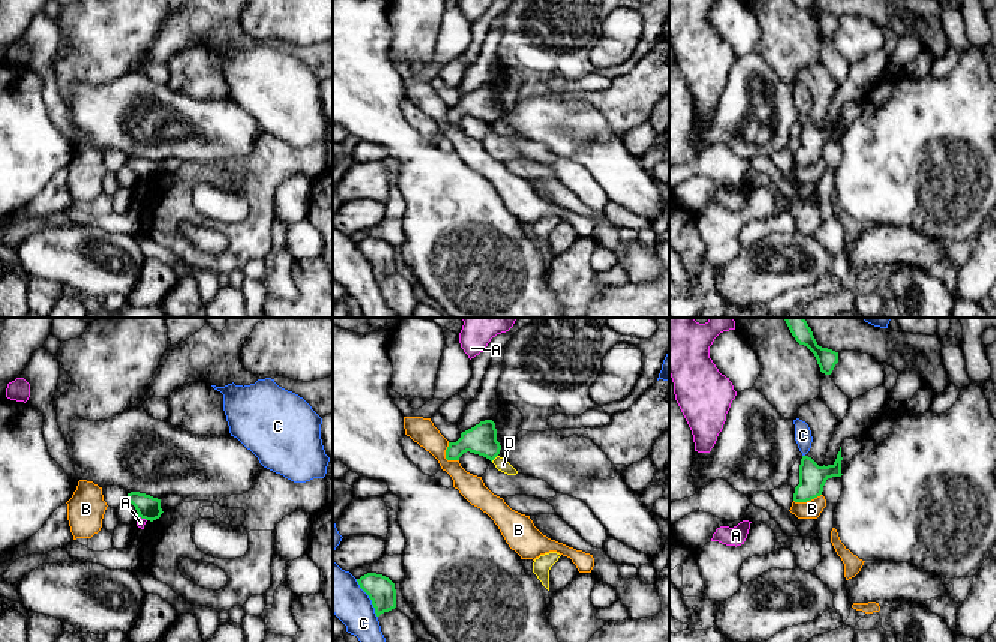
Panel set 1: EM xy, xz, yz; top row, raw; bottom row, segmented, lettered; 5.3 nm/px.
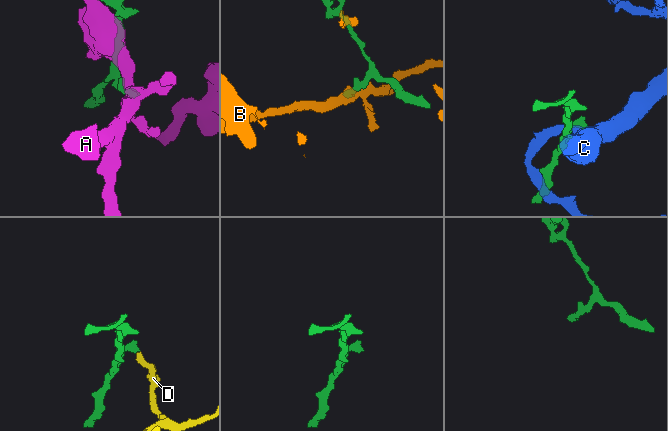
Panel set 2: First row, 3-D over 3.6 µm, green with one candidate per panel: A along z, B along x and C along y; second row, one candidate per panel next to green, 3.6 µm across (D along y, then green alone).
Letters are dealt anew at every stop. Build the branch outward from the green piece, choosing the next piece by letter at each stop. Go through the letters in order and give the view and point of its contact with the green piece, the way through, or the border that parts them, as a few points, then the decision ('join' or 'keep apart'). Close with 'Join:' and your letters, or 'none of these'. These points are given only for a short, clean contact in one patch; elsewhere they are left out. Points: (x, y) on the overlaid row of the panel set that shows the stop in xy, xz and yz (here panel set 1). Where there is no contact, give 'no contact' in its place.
A: contact xy (143, 518); border xy (138, 516), (146, 521); keep apart
B: contact xz (446, 456); border xz (447, 443), (446, 458), (458, 461); keep apart
C: contact xz (369, 597); border xz (356, 579), (371, 600), (377, 617); keep apart
D: contact xz (494, 458); border xz (497, 455), (491, 461); keep apart
Join: none of these

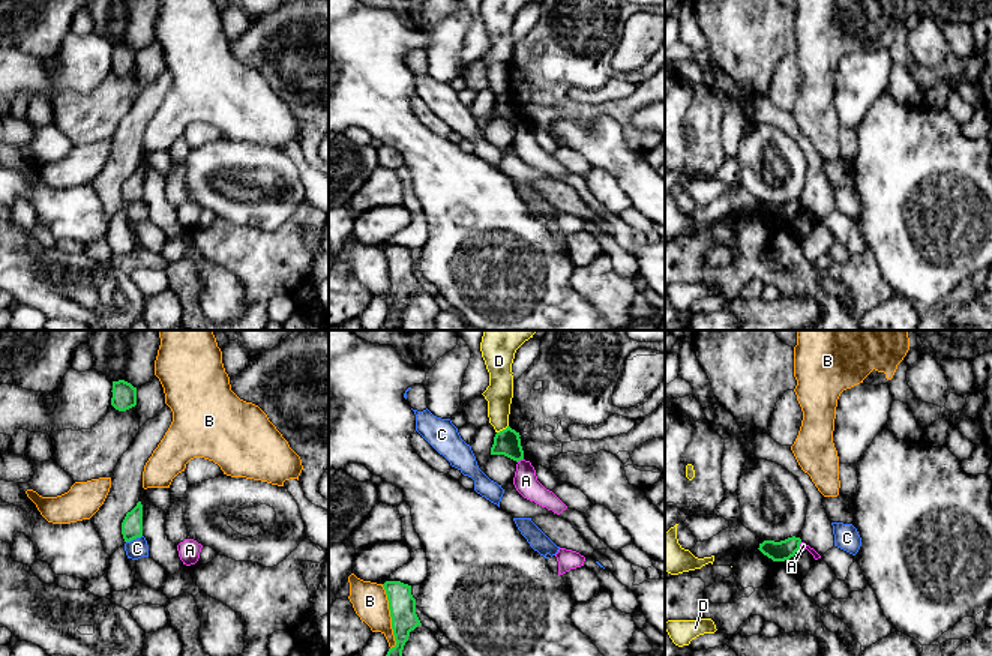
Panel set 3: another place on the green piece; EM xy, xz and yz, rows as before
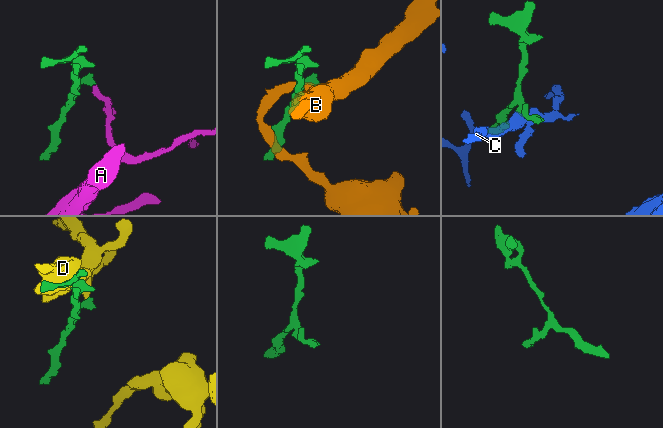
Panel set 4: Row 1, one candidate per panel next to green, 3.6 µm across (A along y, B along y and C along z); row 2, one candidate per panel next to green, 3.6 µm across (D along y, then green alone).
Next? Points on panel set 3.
A: contact yz (799, 545); border yz (802, 542), (799, 548); keep apart
B: contact xz (390, 616); border xz (381, 584), (386, 593), (395, 641), (390, 649); keep apart
C: contact xy (134, 538); border xy (141, 535), (126, 542); keep apart
D: contact xz (503, 430); border xz (508, 425), (497, 433); keep apart
Join: none of these

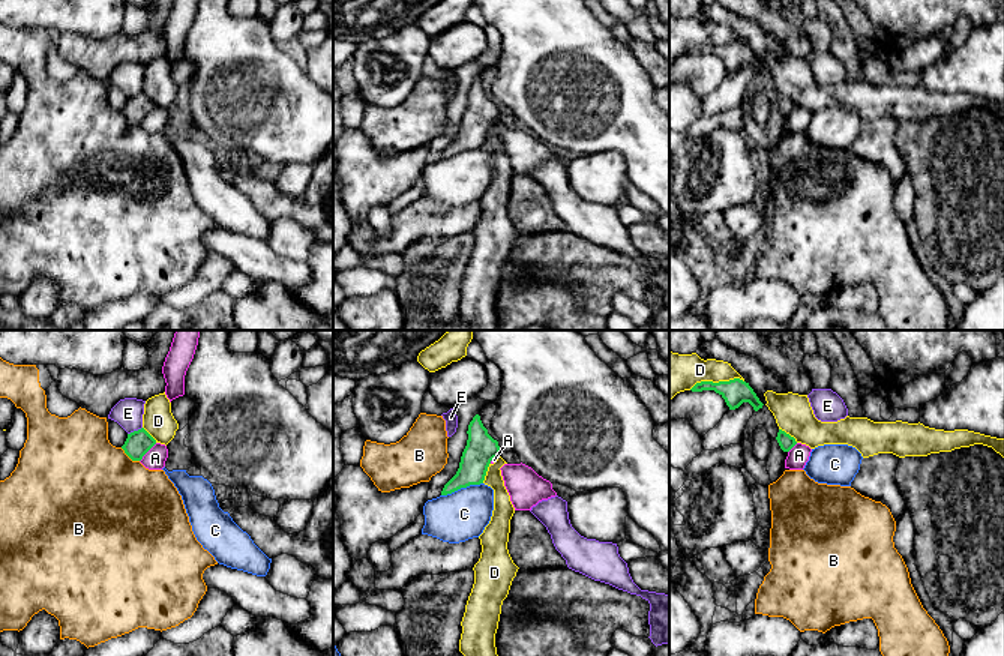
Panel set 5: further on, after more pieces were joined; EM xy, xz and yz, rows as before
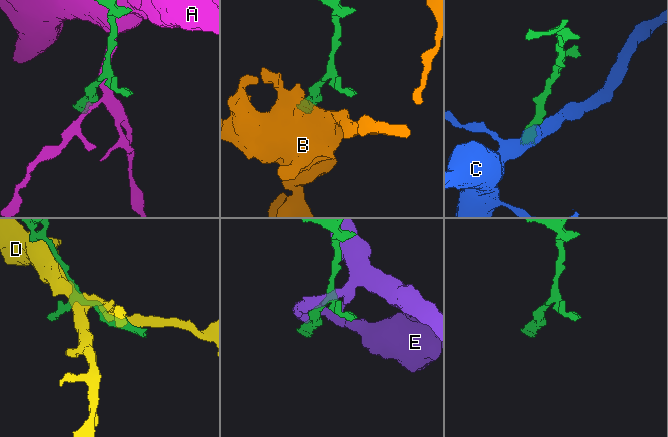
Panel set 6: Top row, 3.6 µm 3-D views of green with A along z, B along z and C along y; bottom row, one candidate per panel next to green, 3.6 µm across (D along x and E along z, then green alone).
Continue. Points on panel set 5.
A: contact xy (147, 451); border xy (156, 443), (140, 461); keep apart
B: contact xy (129, 457); border xy (120, 448), (132, 460), (138, 461); keep apart
C: contact xz (461, 487); border xz (482, 482), (461, 487), (441, 496); keep apart
D: contact yz (716, 383); keep apart
E: contact xy (134, 431); border xy (141, 427), (128, 434); keep apart
Join: none of these

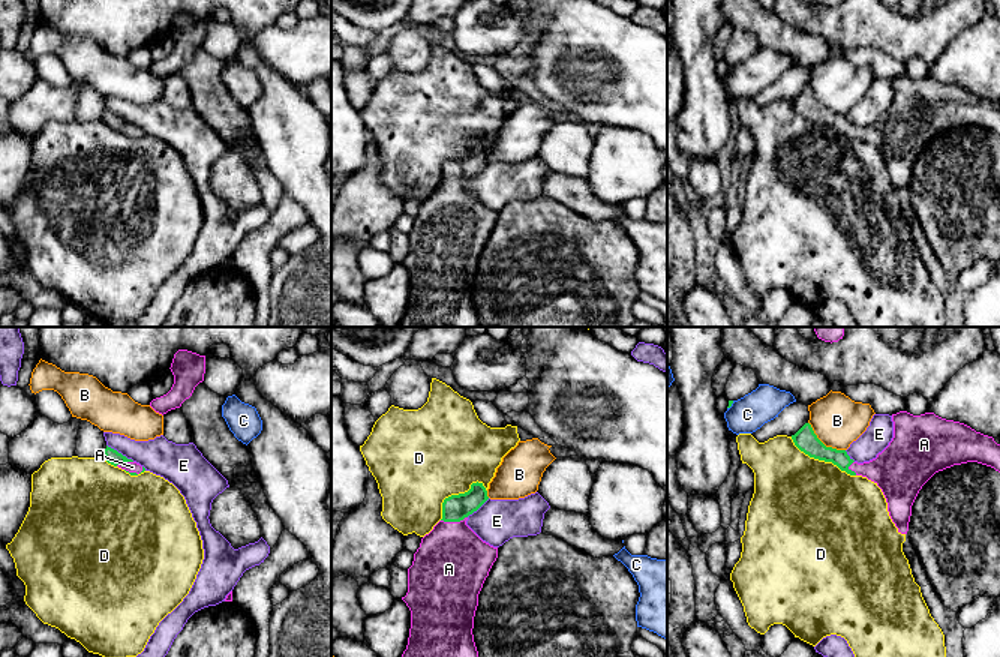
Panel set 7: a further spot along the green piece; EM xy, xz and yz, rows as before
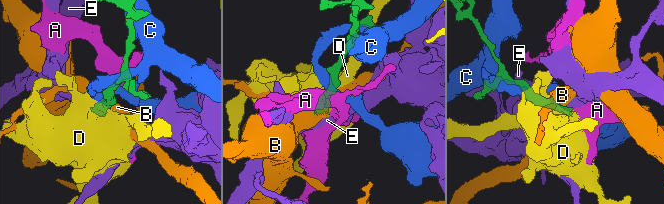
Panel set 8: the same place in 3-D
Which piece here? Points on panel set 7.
A: contact xz (453, 521); way xz (456, 507), (453, 521), (450, 566); join
B: contact yz (822, 443); border yz (808, 422), (813, 432), (826, 446), (844, 450); keep apart
C: contact yz (730, 405); border yz (733, 401), (727, 408); keep apart
D: contact xz (455, 495); border xz (483, 483), (474, 482), (467, 491), (449, 495), (440, 519); keep apart
E: contact xy (120, 453); border xy (107, 444), (134, 461); keep apart
Join: A

